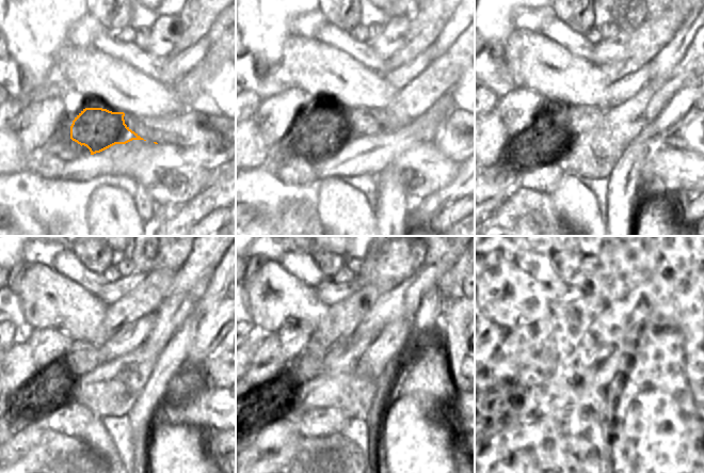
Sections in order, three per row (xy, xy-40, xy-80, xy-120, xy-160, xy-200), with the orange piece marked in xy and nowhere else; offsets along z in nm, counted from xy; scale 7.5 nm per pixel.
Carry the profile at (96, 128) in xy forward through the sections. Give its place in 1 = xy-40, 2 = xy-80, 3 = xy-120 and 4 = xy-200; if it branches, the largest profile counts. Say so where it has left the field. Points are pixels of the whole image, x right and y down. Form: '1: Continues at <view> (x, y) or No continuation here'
1: Continues at xy-40 (325, 129)
2: Continues at xy-80 (555, 137)
3: Continues at xy-120 (42, 392)
4: Continues at xy-200 (496, 406)

